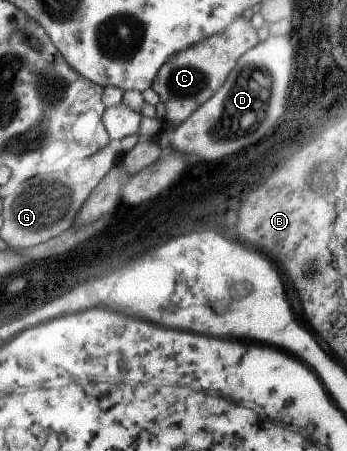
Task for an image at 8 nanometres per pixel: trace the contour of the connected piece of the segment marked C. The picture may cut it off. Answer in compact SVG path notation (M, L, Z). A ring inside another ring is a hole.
M240 16L222 33L181 50L165 62L151 84L152 91L158 95L165 108L164 124L178 126L183 123L204 101L220 89L220 85L234 68L236 59L257 44L256 31L248 23L248 19Z

